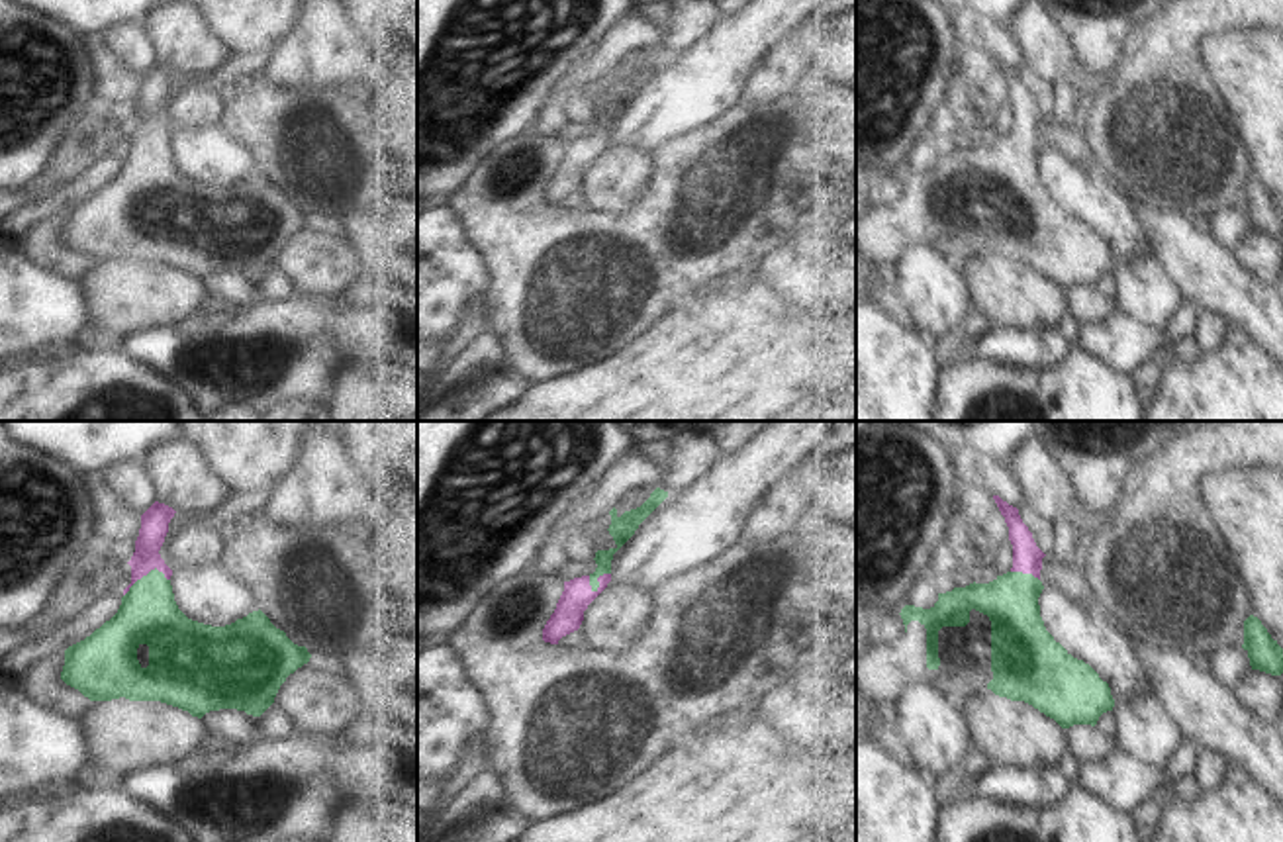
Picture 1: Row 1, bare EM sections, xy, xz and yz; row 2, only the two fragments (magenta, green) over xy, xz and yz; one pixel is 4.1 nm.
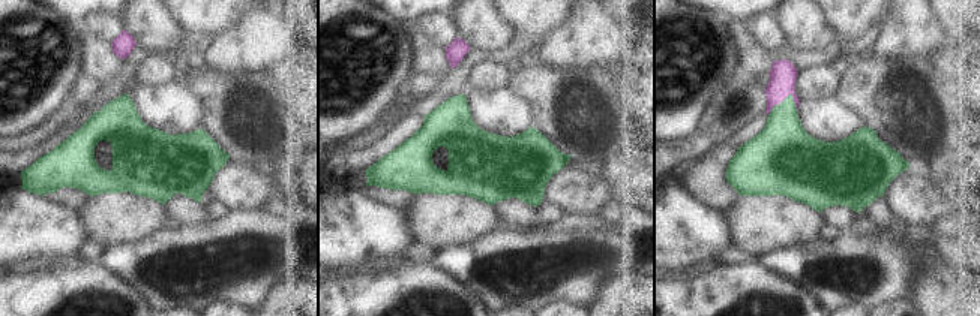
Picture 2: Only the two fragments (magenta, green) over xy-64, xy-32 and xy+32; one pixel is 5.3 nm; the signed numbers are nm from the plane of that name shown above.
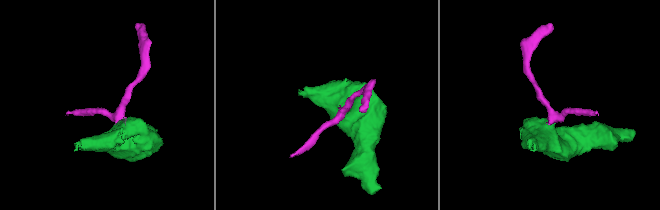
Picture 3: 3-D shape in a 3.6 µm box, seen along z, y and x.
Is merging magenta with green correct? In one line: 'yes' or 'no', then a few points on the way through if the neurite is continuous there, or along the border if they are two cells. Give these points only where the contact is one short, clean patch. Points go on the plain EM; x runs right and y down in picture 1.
yes; runs through xy (155, 81), (147, 106), (145, 136), (149, 177)

